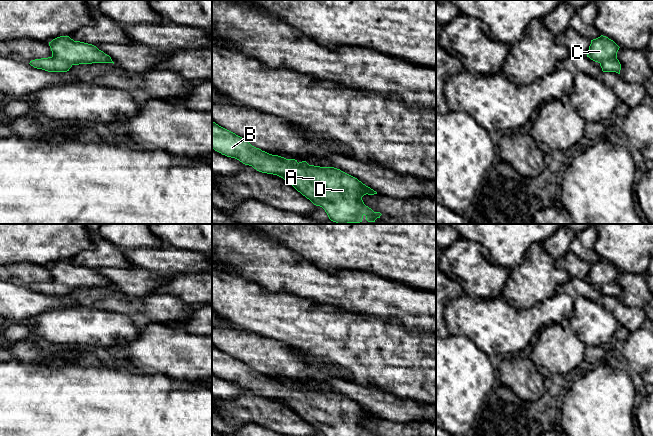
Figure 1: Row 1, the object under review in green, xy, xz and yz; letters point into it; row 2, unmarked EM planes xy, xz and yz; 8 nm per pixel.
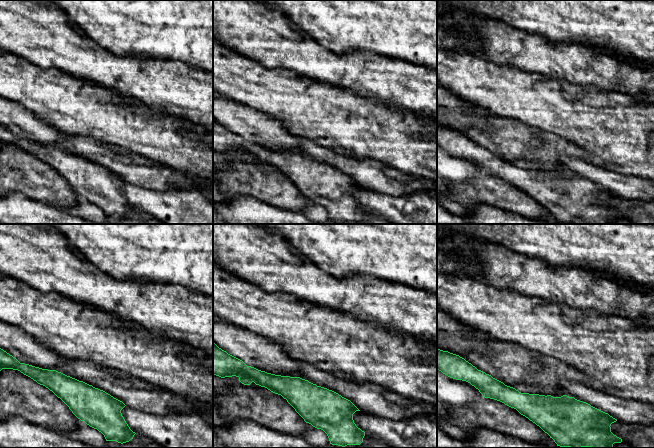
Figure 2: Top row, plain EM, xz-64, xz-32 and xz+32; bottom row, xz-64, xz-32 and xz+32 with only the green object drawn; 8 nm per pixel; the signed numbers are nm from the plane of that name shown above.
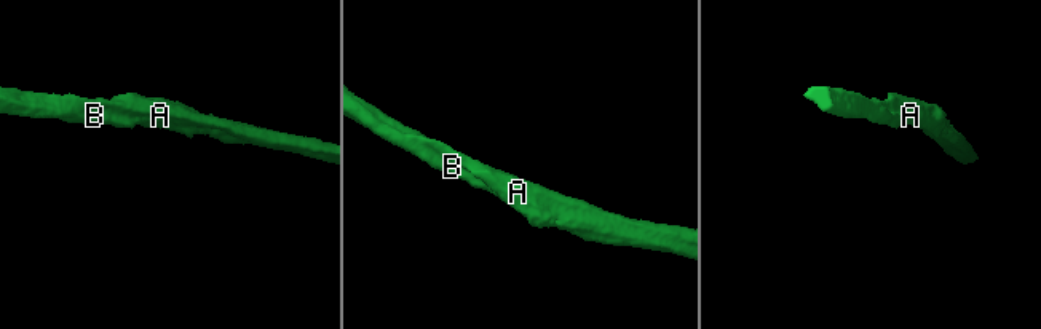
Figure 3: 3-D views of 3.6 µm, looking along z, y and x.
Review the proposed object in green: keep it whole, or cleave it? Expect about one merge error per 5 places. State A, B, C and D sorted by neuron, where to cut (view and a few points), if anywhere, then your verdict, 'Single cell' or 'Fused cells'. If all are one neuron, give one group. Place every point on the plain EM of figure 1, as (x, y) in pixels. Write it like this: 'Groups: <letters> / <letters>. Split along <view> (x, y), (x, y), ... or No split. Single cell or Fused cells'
Groups: A B C D. No split. Single cell

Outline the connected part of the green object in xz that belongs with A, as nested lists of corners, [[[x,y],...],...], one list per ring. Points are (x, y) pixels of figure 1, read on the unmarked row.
[[[212,345],[212,373],[227,381],[235,382],[259,396],[277,399],[289,406],[298,416],[325,436],[374,436],[366,430],[362,421],[374,419],[376,415],[363,408],[357,402],[334,391],[309,389],[306,385],[297,386],[272,379],[252,370],[248,365]]]

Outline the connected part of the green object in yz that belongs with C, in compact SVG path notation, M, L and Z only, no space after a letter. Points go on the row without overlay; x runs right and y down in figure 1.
M601 259L591 264L587 281L598 286L603 296L616 296L620 298L621 288L617 283L619 272L613 264Z

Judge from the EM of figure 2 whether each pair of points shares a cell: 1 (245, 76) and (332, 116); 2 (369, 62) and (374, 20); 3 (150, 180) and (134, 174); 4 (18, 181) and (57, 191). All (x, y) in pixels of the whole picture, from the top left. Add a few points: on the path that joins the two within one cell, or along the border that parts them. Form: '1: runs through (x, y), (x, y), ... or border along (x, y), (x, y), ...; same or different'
1: runs through (267, 90), (281, 93), (310, 109); same
2: border along (347, 52), (372, 51), (392, 59); different
3: runs through (146, 176), (138, 174); same
4: runs through (28, 181), (39, 181), (47, 186); same

